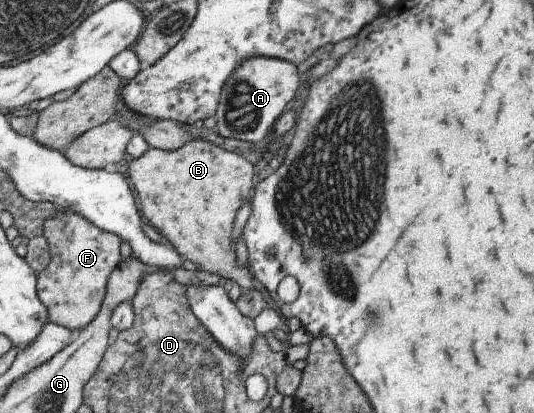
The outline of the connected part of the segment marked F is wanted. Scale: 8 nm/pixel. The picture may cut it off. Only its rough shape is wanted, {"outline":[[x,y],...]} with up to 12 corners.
{"outline":[[63,209],[44,222],[37,274],[49,322],[99,312],[122,238]]}

